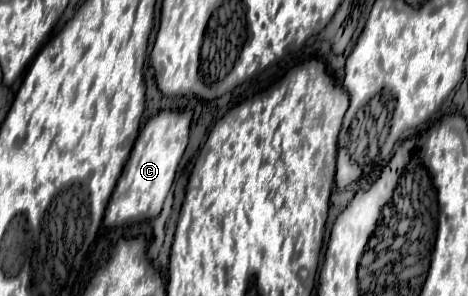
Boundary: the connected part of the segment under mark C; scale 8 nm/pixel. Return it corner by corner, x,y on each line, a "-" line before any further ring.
162,109
146,121
146,125
138,133
132,153
118,177
114,193
108,201
108,207
104,213
106,227
126,225
126,223
142,221
142,219
154,219
160,213
162,203
176,177
178,163
188,145
190,121
192,121
190,109

